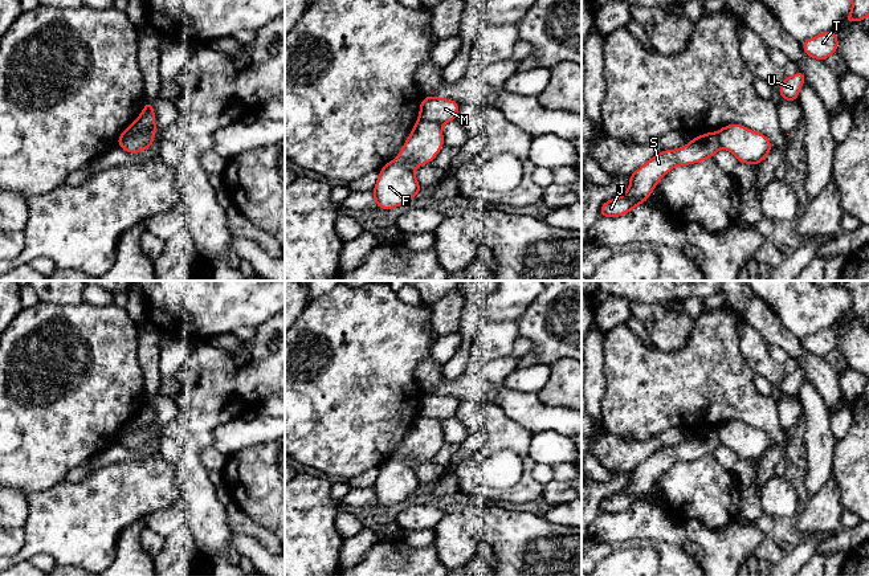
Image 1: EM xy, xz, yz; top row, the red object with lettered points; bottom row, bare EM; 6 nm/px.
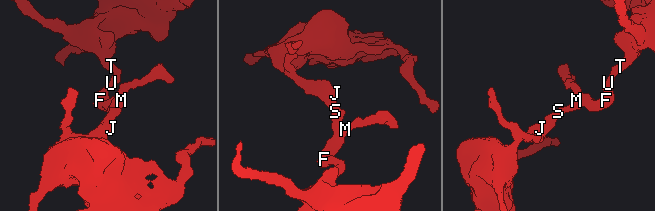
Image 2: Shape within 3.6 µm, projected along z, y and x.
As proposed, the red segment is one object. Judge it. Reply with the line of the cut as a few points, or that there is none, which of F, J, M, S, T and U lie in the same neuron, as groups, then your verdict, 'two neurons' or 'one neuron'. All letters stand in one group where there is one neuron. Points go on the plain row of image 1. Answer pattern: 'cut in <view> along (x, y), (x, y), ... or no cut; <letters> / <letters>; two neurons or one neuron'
cut in xz along (419, 416), (441, 421); F T U / J M S; two neurons

